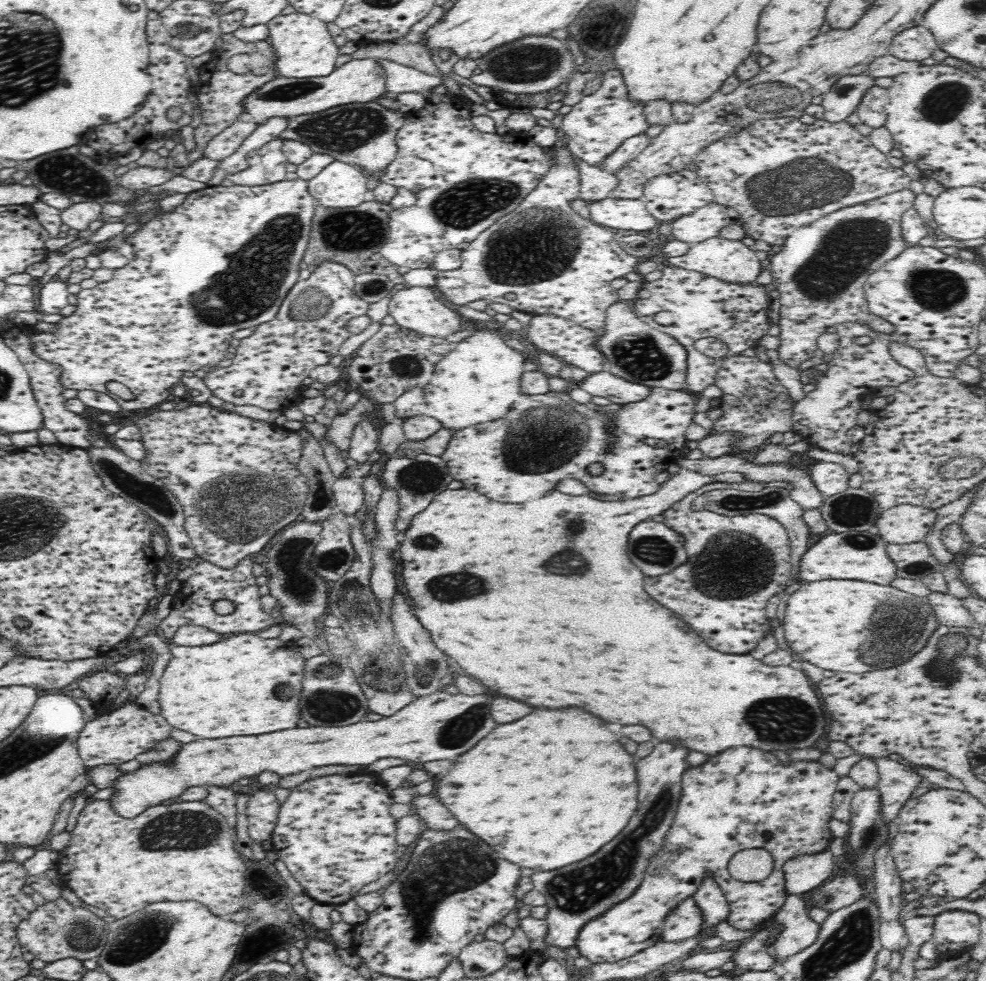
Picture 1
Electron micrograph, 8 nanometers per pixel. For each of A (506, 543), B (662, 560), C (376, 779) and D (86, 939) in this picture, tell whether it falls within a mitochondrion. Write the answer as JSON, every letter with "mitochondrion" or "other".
{"A":"other","B":"mitochondrion","C":"other","D":"mitochondrion"}

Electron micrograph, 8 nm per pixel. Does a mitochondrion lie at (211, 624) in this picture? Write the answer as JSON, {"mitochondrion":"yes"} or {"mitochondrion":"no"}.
{"mitochondrion":"no"}

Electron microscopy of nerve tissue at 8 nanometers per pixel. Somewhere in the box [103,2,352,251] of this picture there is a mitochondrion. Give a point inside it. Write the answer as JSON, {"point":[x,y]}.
{"point":[299,89]}

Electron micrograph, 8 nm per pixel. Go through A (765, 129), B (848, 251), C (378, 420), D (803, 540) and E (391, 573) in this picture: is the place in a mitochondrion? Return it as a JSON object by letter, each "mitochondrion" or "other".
{"A":"other","B":"mitochondrion","C":"other","D":"other","E":"other"}

